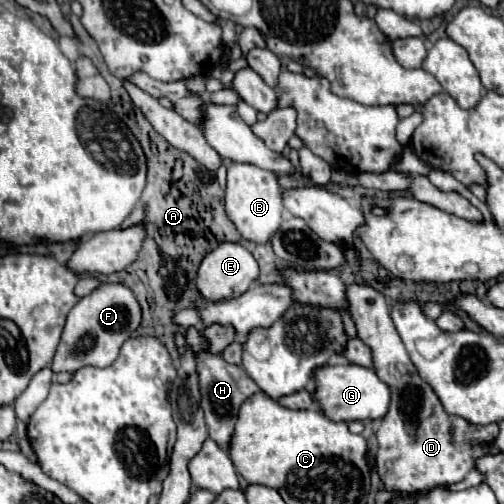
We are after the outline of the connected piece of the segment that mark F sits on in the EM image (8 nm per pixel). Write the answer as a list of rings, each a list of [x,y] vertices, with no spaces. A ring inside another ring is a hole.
[[[101,284],[95,292],[81,298],[67,316],[67,324],[57,346],[57,352],[51,362],[51,370],[59,372],[77,372],[85,366],[105,368],[115,362],[119,356],[121,344],[135,332],[141,322],[141,306],[129,288],[123,284]]]

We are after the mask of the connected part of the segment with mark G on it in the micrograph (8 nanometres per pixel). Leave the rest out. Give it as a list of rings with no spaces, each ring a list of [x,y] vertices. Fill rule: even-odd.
[[[355,364],[347,366],[325,366],[319,368],[315,374],[317,380],[317,390],[313,398],[321,406],[327,418],[331,420],[377,420],[383,418],[389,410],[391,404],[391,390],[385,382],[379,380],[375,370],[371,368],[361,368]]]

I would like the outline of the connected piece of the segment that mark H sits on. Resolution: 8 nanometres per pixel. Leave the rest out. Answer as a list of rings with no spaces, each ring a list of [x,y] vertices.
[[[189,326],[185,330],[185,340],[187,340],[187,348],[195,354],[195,362],[197,362],[197,378],[199,378],[199,386],[201,386],[201,408],[205,412],[205,424],[207,424],[207,430],[209,430],[209,438],[217,440],[217,444],[221,444],[221,448],[227,448],[241,404],[249,396],[257,394],[259,386],[247,376],[243,366],[229,364],[229,362],[223,360],[223,356],[211,354],[209,342],[203,336],[201,328]]]

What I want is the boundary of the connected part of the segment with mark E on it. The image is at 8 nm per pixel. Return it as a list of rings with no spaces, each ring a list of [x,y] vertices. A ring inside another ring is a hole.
[[[223,242],[203,258],[197,272],[197,288],[205,300],[219,302],[219,300],[227,300],[245,292],[257,280],[257,276],[259,276],[259,266],[253,254],[245,250],[241,244]]]

